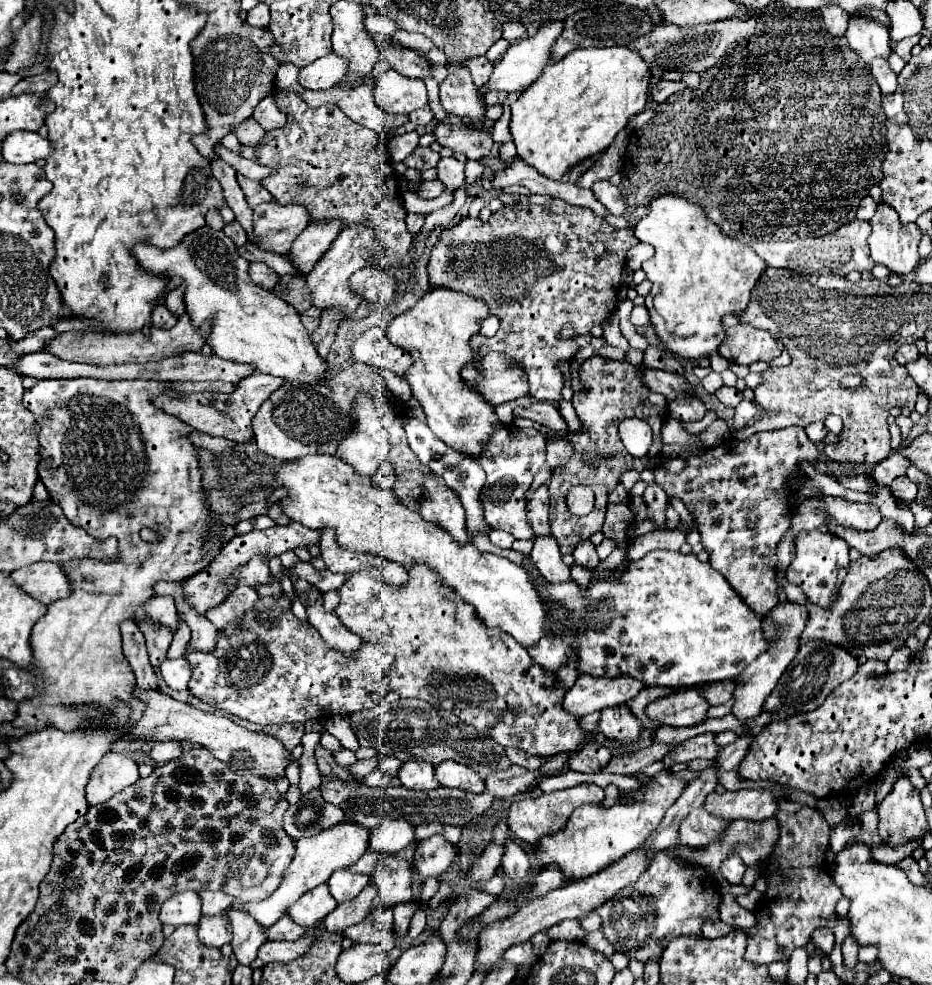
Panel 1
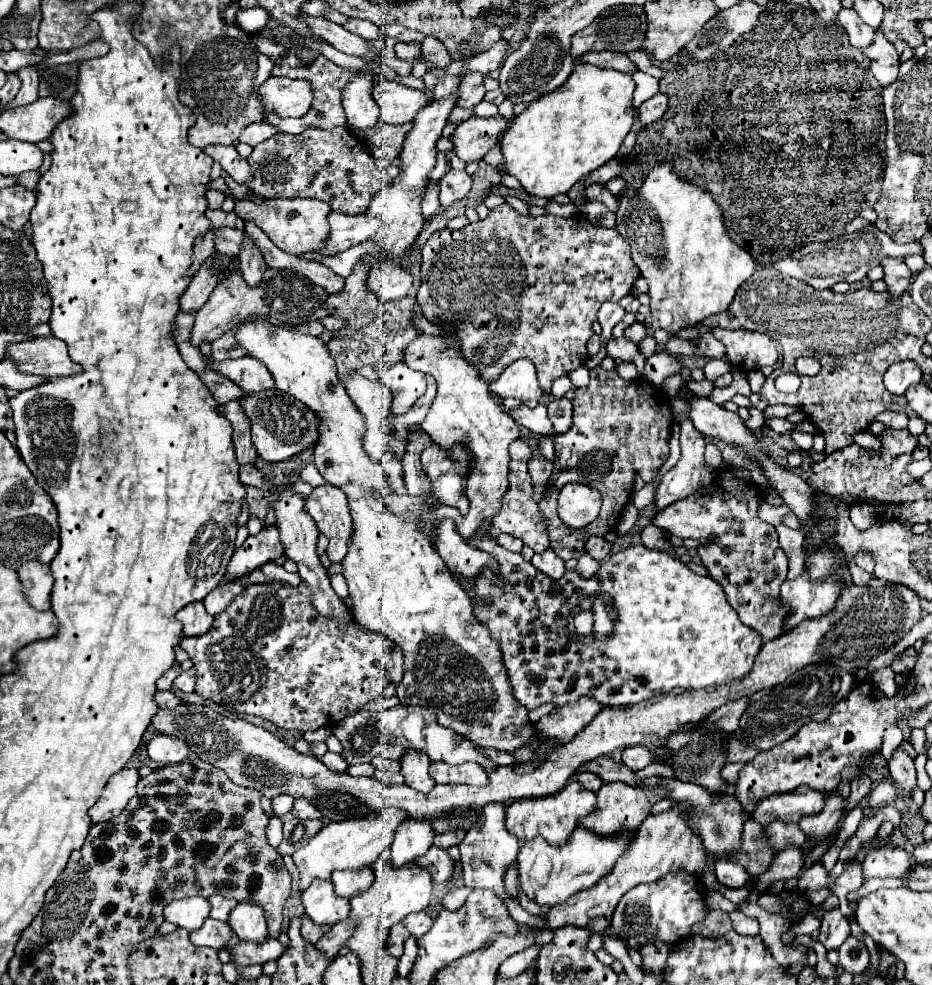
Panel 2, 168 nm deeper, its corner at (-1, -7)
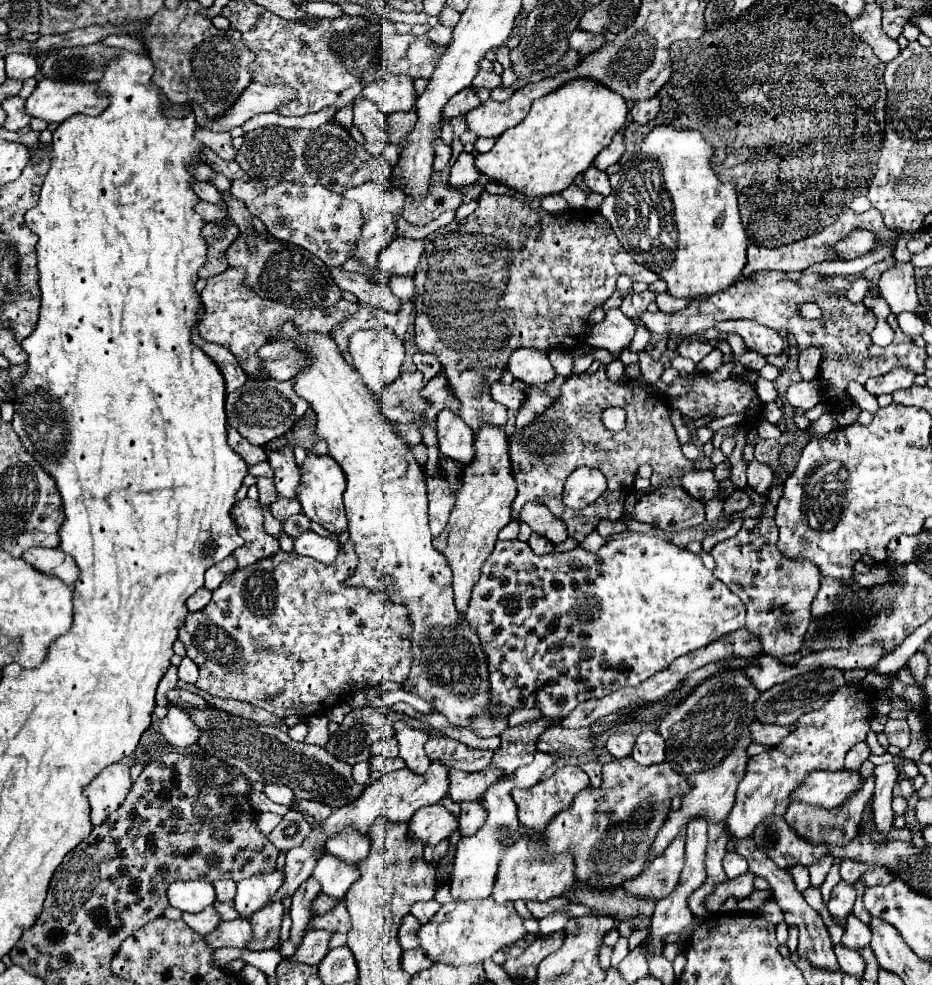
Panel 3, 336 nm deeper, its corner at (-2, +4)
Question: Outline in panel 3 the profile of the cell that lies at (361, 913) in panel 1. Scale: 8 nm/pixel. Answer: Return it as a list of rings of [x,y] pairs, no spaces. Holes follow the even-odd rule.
[[[308,931],[302,945],[294,953],[294,957],[302,963],[318,965],[324,959],[324,955],[328,953],[330,937],[332,937],[332,933],[328,933],[328,931]]]

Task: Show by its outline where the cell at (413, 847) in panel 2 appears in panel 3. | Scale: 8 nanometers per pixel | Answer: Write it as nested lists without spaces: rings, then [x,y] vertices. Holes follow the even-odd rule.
[[[428,805],[418,809],[408,821],[408,839],[438,845],[442,839],[448,839],[450,833],[458,827],[458,819],[446,811],[442,805]]]

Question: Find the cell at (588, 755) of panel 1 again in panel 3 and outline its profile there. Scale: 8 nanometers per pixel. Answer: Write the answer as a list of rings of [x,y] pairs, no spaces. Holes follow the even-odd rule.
[[[588,761],[588,763],[582,763],[580,767],[590,777],[590,787],[598,787],[602,783],[602,763],[600,761]]]

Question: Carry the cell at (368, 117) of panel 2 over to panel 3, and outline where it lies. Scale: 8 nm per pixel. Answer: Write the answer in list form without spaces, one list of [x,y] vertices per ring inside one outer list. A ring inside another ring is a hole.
[[[358,97],[354,101],[354,125],[364,135],[364,147],[372,155],[382,155],[384,149],[390,145],[388,139],[388,119],[380,109],[376,109],[374,101],[368,101],[366,97]]]

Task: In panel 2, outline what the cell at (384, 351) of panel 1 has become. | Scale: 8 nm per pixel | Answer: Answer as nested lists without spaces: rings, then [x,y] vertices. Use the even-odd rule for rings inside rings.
[[[397,362],[391,366],[377,366],[379,378],[393,390],[391,414],[401,416],[409,412],[419,396],[425,394],[425,374],[411,370],[407,364]]]

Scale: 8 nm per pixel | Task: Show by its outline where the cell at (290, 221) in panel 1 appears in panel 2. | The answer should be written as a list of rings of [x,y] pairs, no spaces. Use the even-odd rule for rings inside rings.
[[[243,198],[235,202],[233,212],[243,220],[255,222],[277,248],[289,254],[319,252],[325,248],[325,242],[329,238],[327,216],[331,212],[331,206],[315,198],[273,198],[273,200],[263,200],[263,204],[255,204]]]

